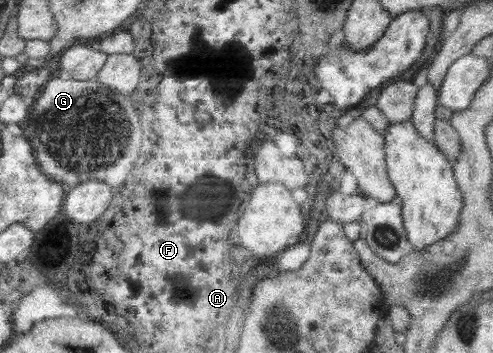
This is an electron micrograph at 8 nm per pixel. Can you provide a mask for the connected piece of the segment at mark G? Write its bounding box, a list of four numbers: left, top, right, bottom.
[24,76,140,186]

